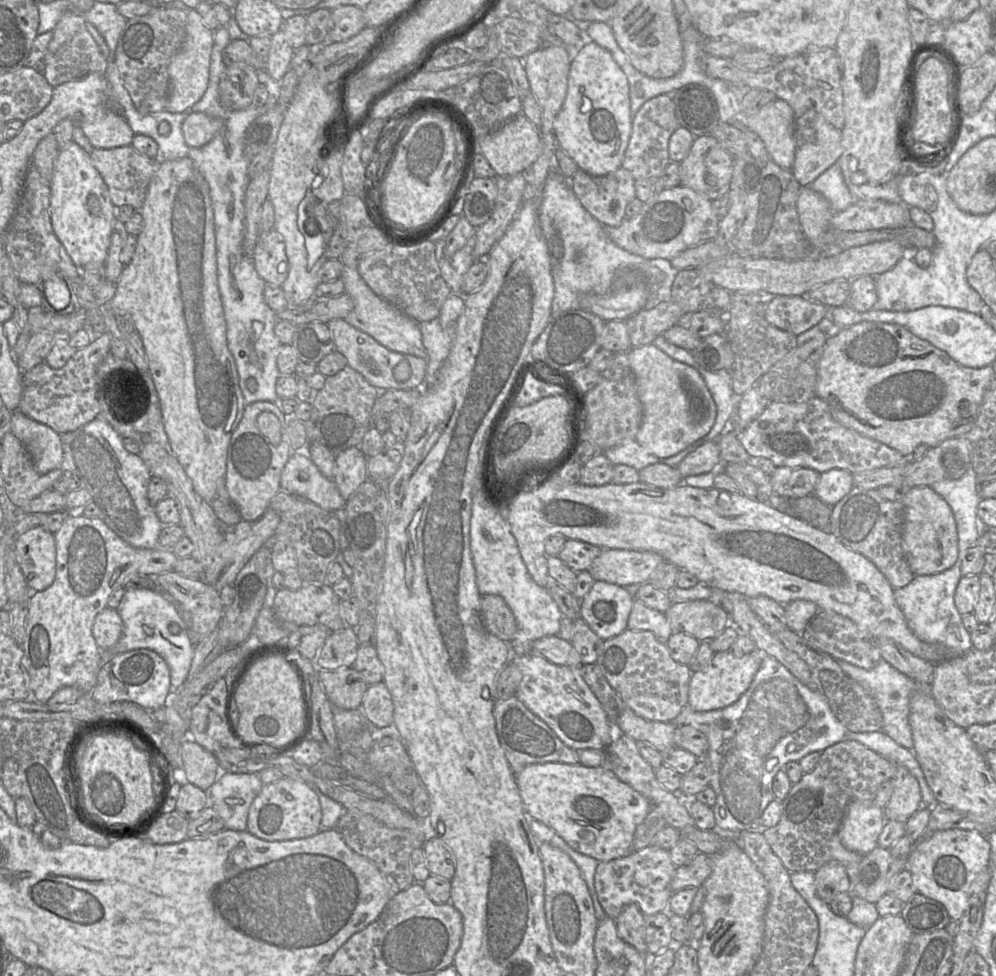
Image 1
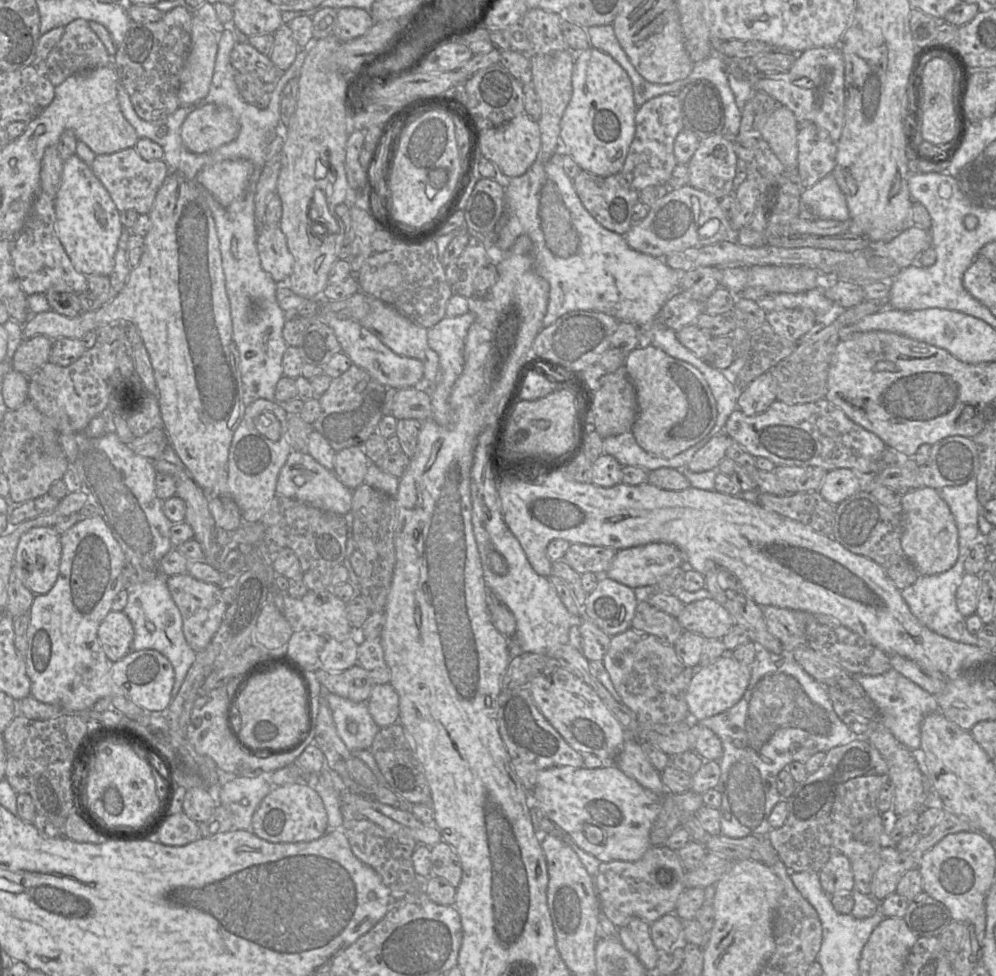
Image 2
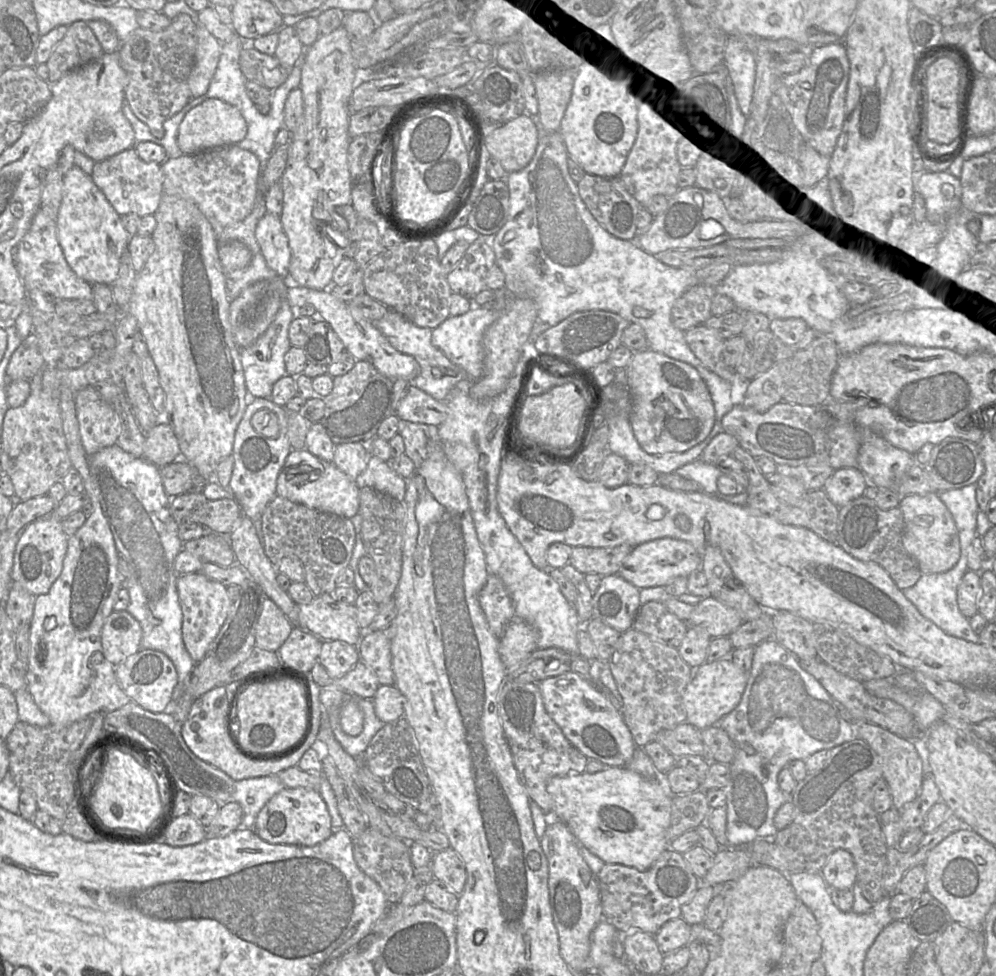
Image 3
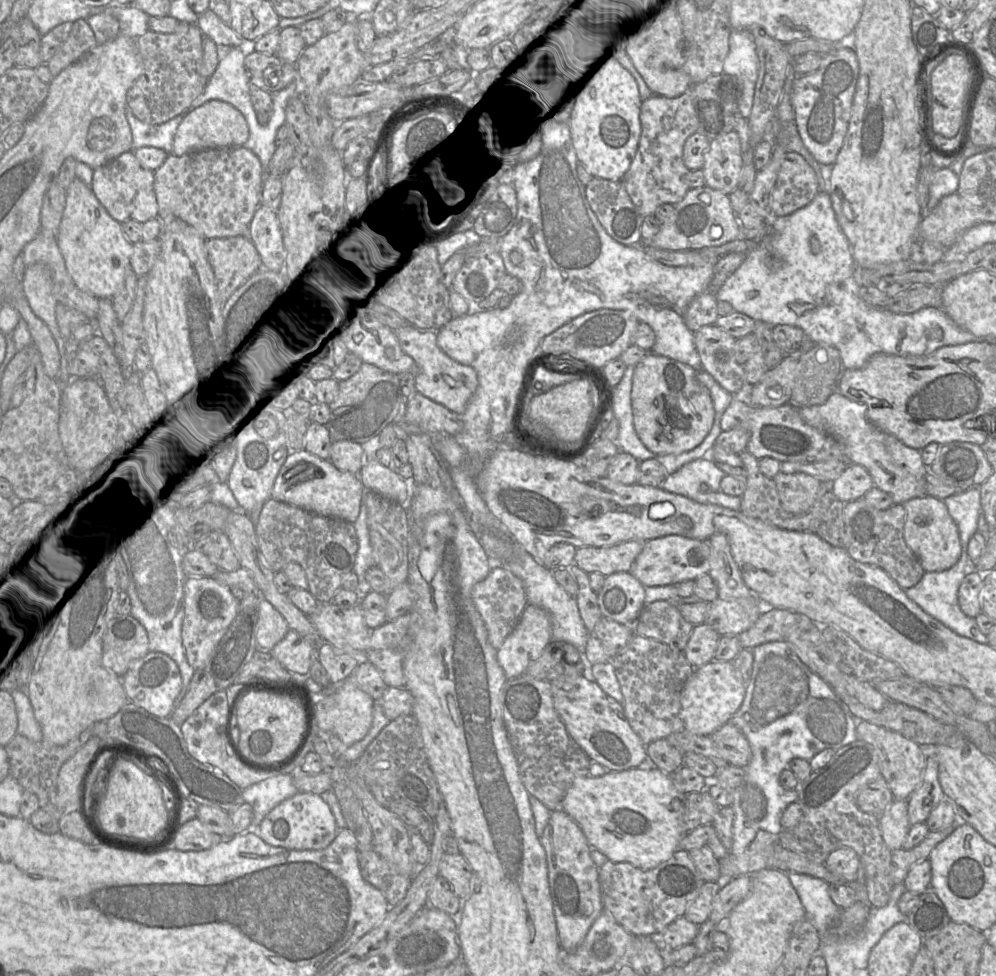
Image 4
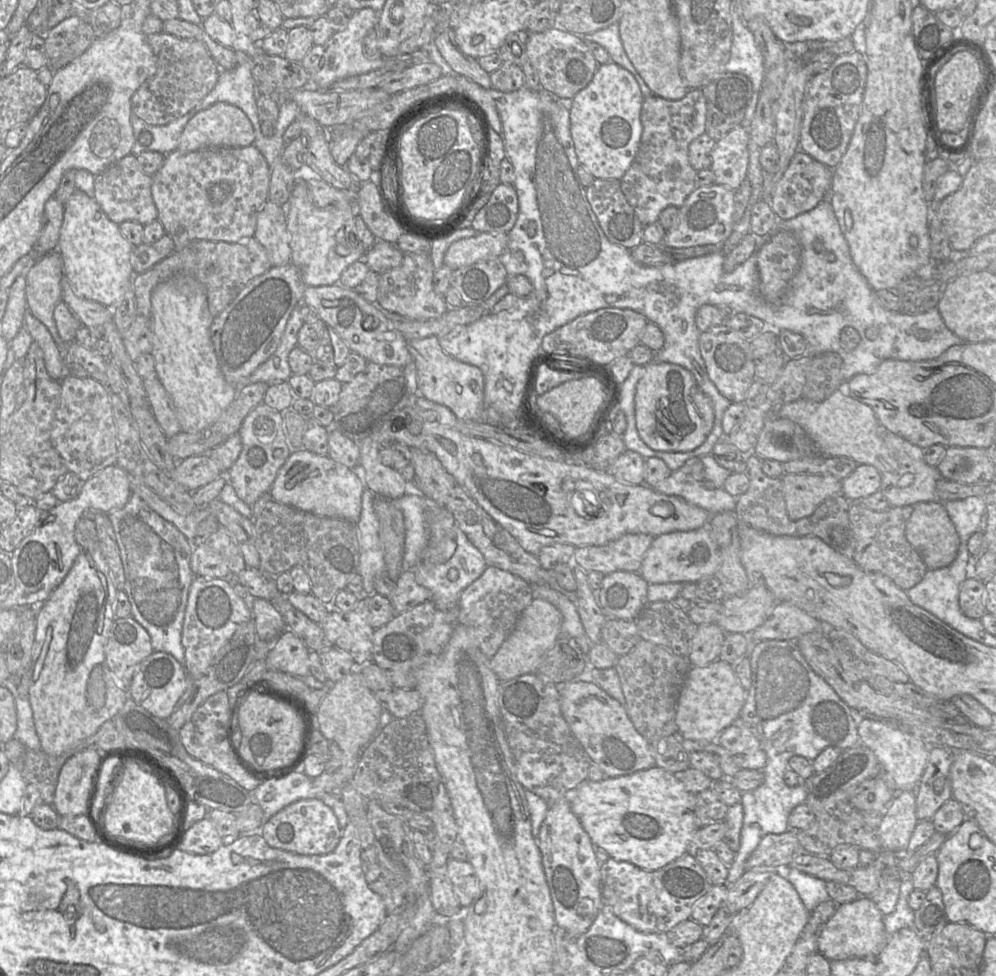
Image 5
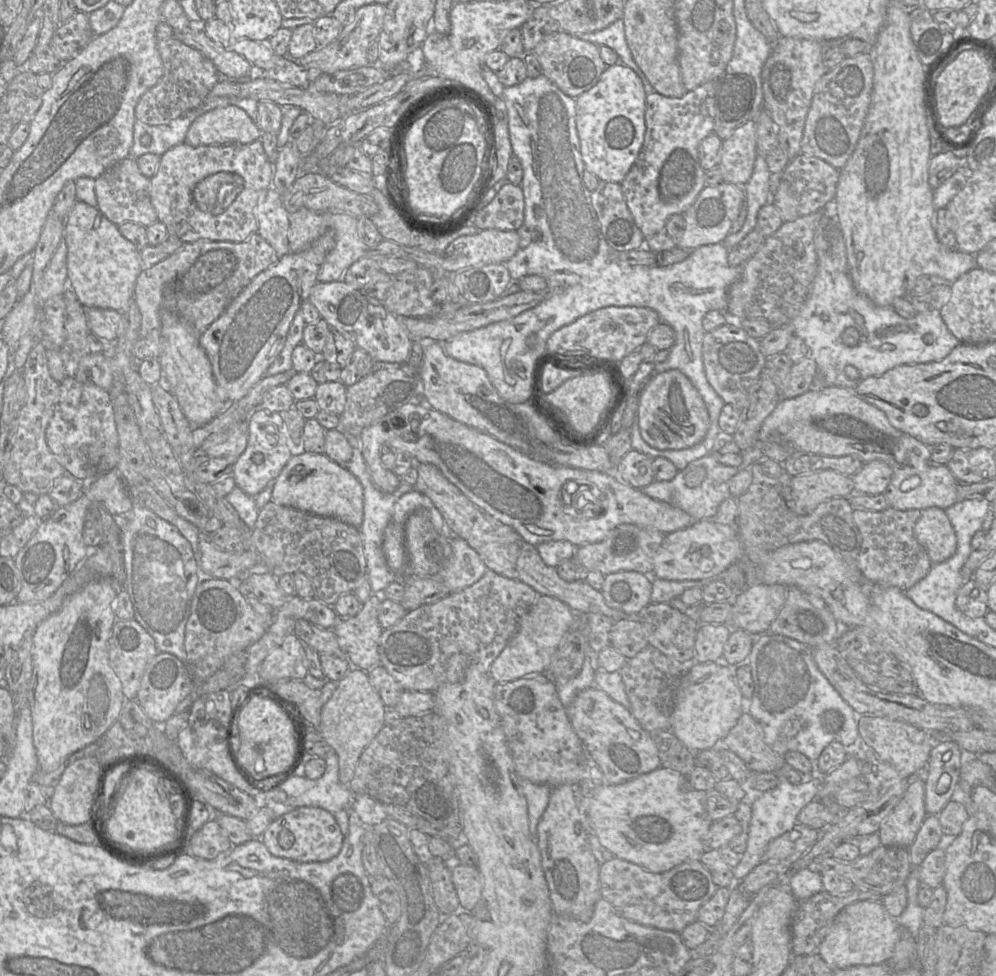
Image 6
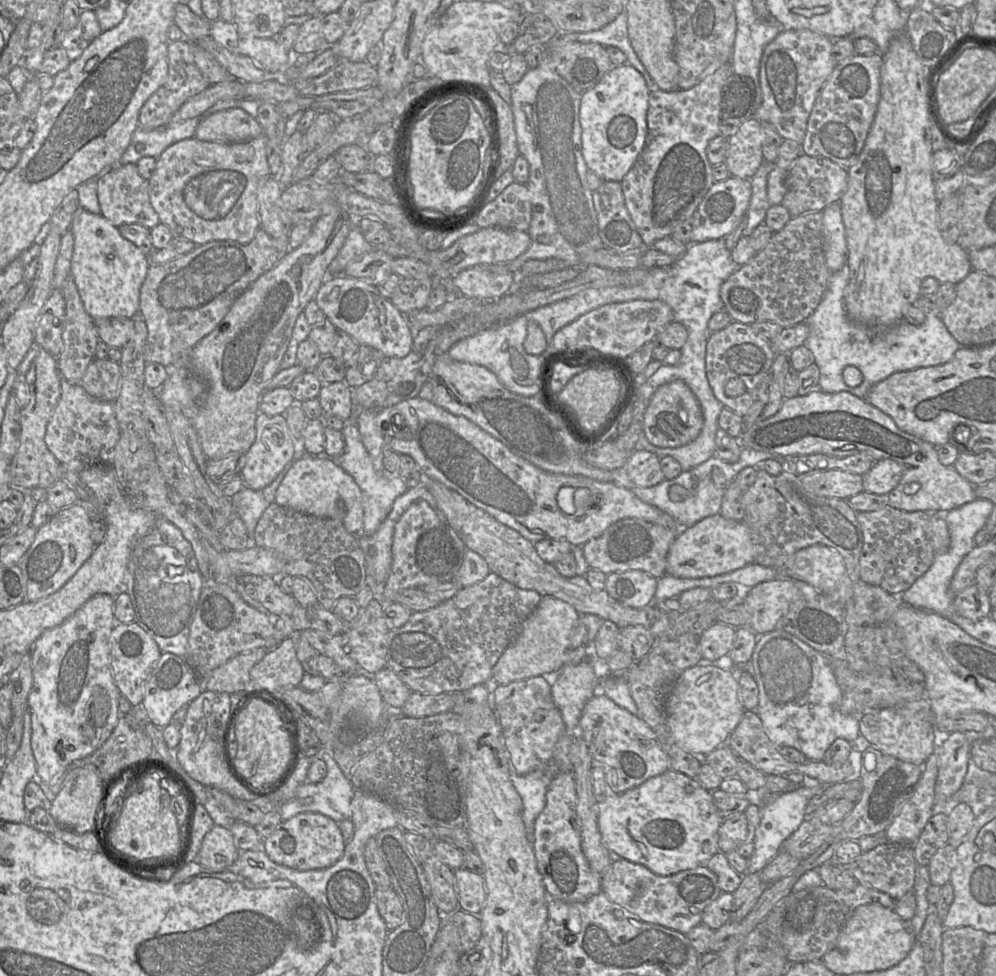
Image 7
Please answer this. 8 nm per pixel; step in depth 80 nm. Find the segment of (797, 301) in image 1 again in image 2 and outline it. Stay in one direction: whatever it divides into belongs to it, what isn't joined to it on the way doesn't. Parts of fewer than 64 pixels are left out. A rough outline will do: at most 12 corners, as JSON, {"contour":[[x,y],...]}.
{"contour":[[809,308],[768,312],[779,336],[798,343],[816,323]]}

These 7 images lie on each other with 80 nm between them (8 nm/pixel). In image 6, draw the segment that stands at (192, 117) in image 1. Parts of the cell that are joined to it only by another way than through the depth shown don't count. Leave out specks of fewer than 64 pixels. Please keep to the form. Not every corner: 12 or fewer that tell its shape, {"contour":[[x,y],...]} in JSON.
{"contour":[[235,106],[204,113],[190,125],[192,147],[249,144],[261,136]]}

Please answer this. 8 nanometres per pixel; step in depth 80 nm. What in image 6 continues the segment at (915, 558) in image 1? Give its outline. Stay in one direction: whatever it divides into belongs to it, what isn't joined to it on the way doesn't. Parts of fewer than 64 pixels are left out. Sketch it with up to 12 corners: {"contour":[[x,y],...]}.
{"contour":[[921,510],[917,541],[932,563],[951,558],[957,537],[945,510]]}

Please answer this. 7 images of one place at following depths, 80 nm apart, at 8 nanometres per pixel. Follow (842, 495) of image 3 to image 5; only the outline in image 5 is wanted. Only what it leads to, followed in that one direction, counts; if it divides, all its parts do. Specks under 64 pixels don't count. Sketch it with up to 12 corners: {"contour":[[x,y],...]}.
{"contour":[[858,464],[842,480],[842,495],[858,502],[880,490],[881,475]]}

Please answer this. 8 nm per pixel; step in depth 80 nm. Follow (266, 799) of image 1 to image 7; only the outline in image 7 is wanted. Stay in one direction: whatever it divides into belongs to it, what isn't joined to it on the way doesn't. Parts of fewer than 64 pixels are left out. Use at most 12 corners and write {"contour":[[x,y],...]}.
{"contour":[[317,812],[285,820],[264,840],[273,862],[298,871],[334,865],[338,823]]}

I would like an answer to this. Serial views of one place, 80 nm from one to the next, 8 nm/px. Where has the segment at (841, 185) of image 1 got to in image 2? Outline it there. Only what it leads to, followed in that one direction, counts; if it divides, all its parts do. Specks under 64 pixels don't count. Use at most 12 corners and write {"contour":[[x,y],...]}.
{"contour":[[832,173],[802,190],[802,208],[846,221],[846,199]]}

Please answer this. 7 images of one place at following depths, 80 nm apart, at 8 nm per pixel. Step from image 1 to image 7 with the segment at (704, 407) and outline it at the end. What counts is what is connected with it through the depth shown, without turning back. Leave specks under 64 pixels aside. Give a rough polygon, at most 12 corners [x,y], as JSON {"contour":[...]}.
{"contour":[[682,380],[660,386],[643,417],[646,439],[677,448],[699,436],[701,405]]}

